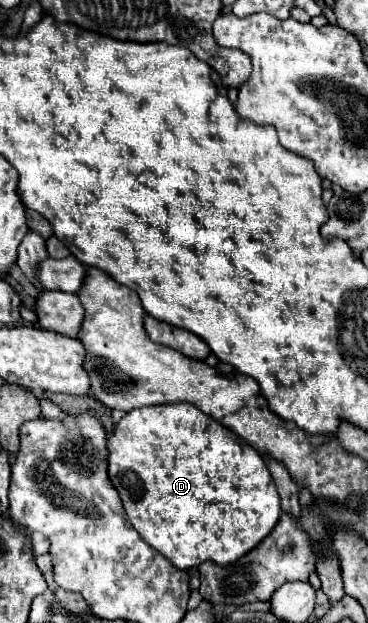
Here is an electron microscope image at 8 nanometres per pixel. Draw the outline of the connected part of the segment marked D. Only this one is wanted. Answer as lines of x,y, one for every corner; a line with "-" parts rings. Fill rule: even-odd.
192,403
152,405
152,407
140,407
140,409
126,413
116,423
112,437
108,437
108,475
110,475
114,489
122,497
122,503
124,503
124,509
126,509
126,515
128,515
128,521
132,523
132,527
142,535
142,539
148,545
152,545
158,553
168,557
176,569
192,569
192,567
198,567
202,561
214,561
218,565
234,563
244,553
254,549
254,545
258,545
274,529
274,525
278,523
278,517
282,513
276,485
274,485
260,453
252,445
248,445
242,437
238,437
234,431
230,431
230,429
222,427
222,423
214,421
214,417
206,417
206,413
196,409

